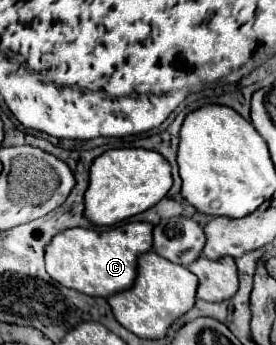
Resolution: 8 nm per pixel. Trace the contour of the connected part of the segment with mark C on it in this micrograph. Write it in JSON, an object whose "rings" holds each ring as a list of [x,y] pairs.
{"rings":[[[122,223],[106,231],[92,229],[66,229],[58,233],[46,247],[46,271],[58,283],[76,289],[90,297],[108,297],[126,291],[136,279],[138,257],[152,249],[150,223]]]}

